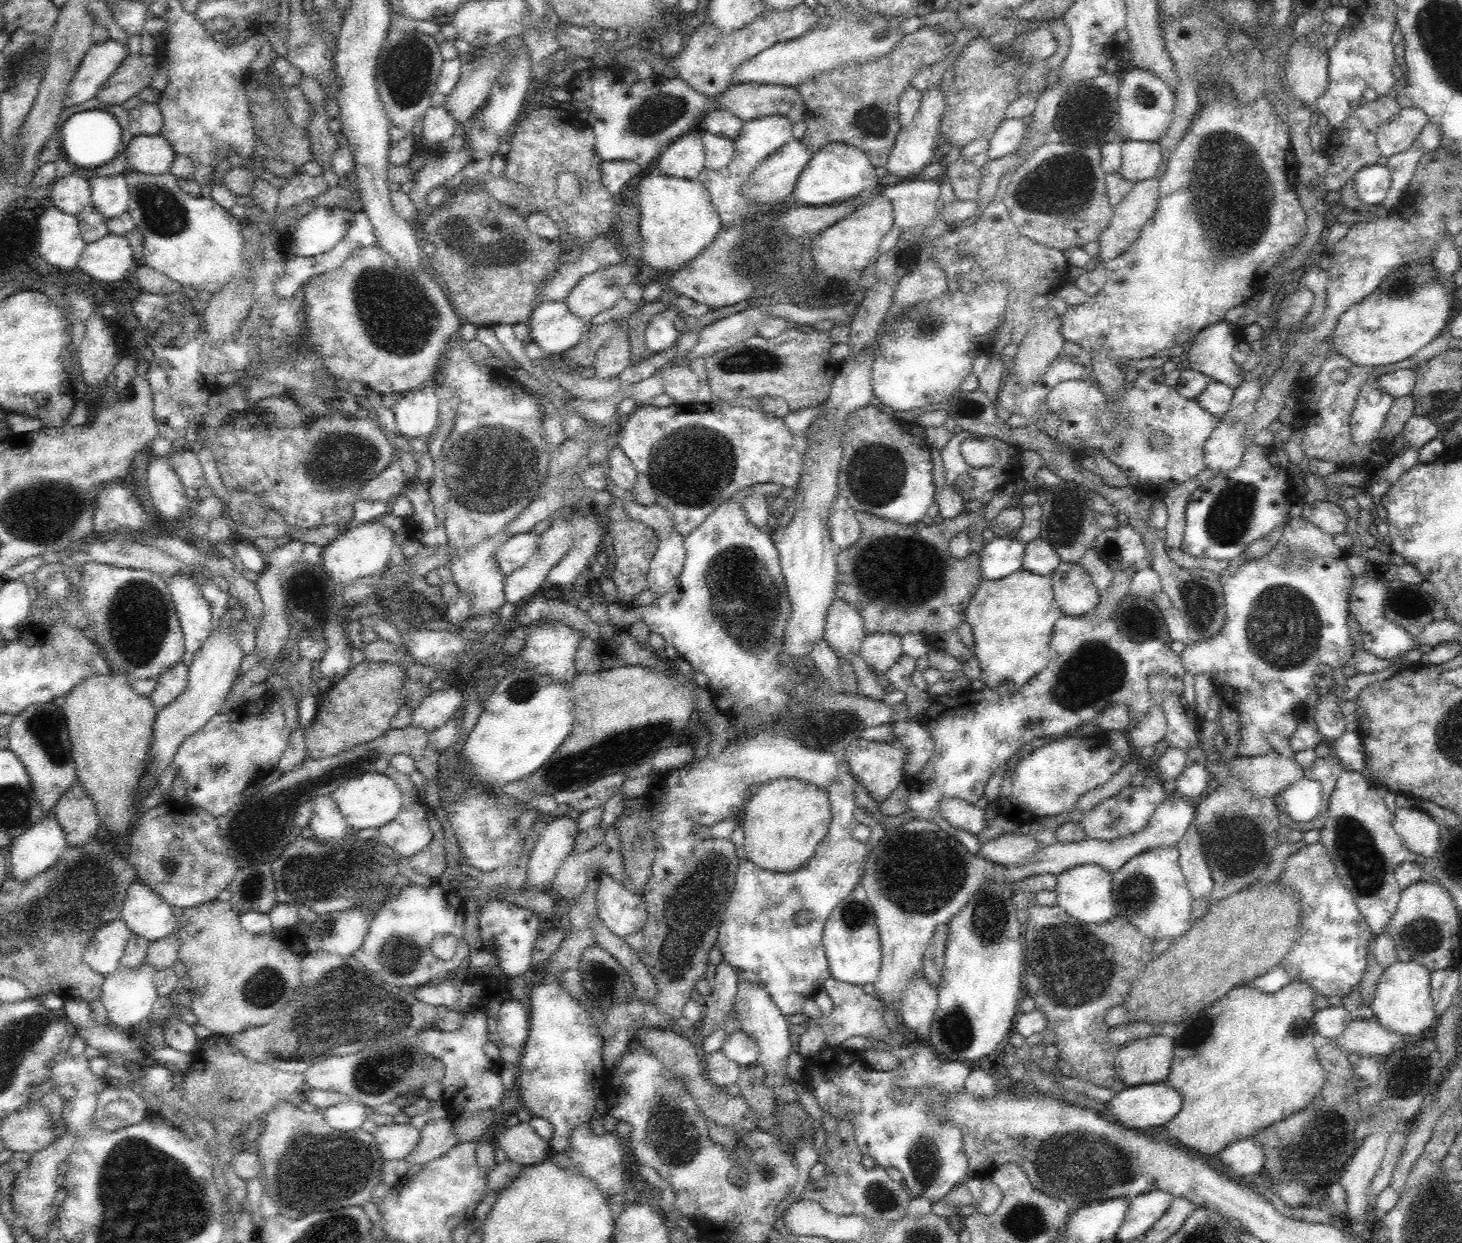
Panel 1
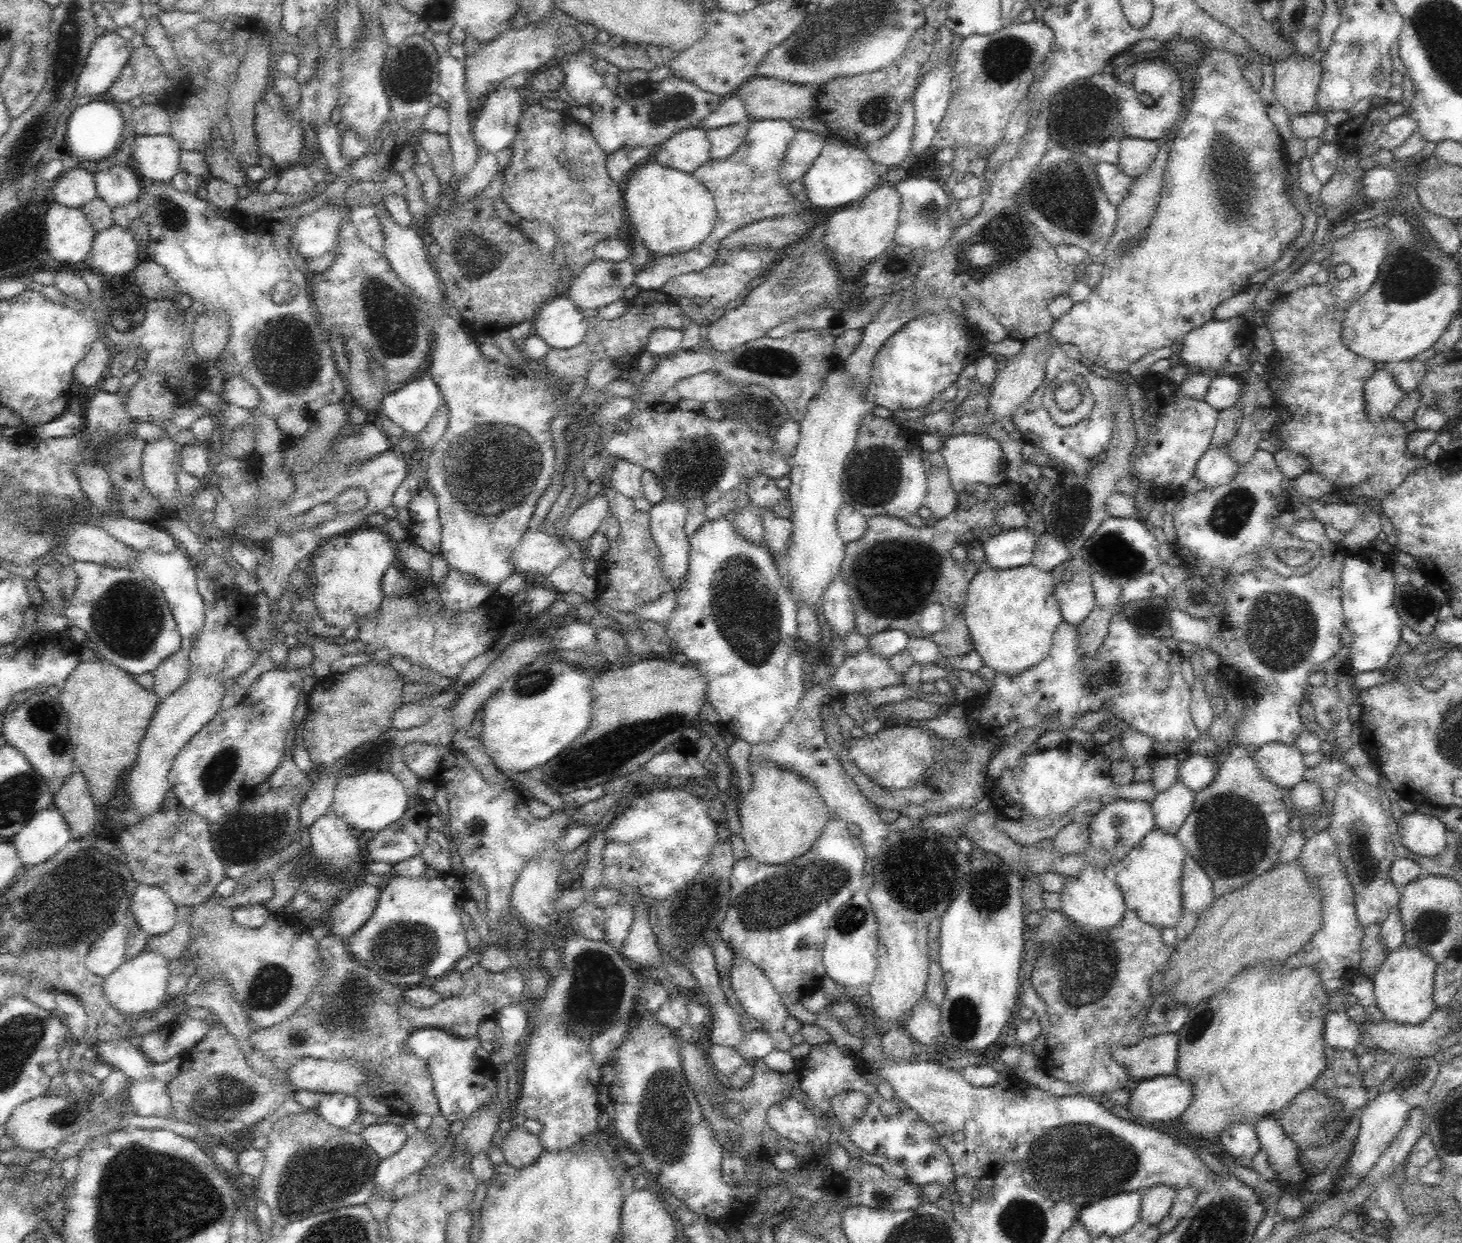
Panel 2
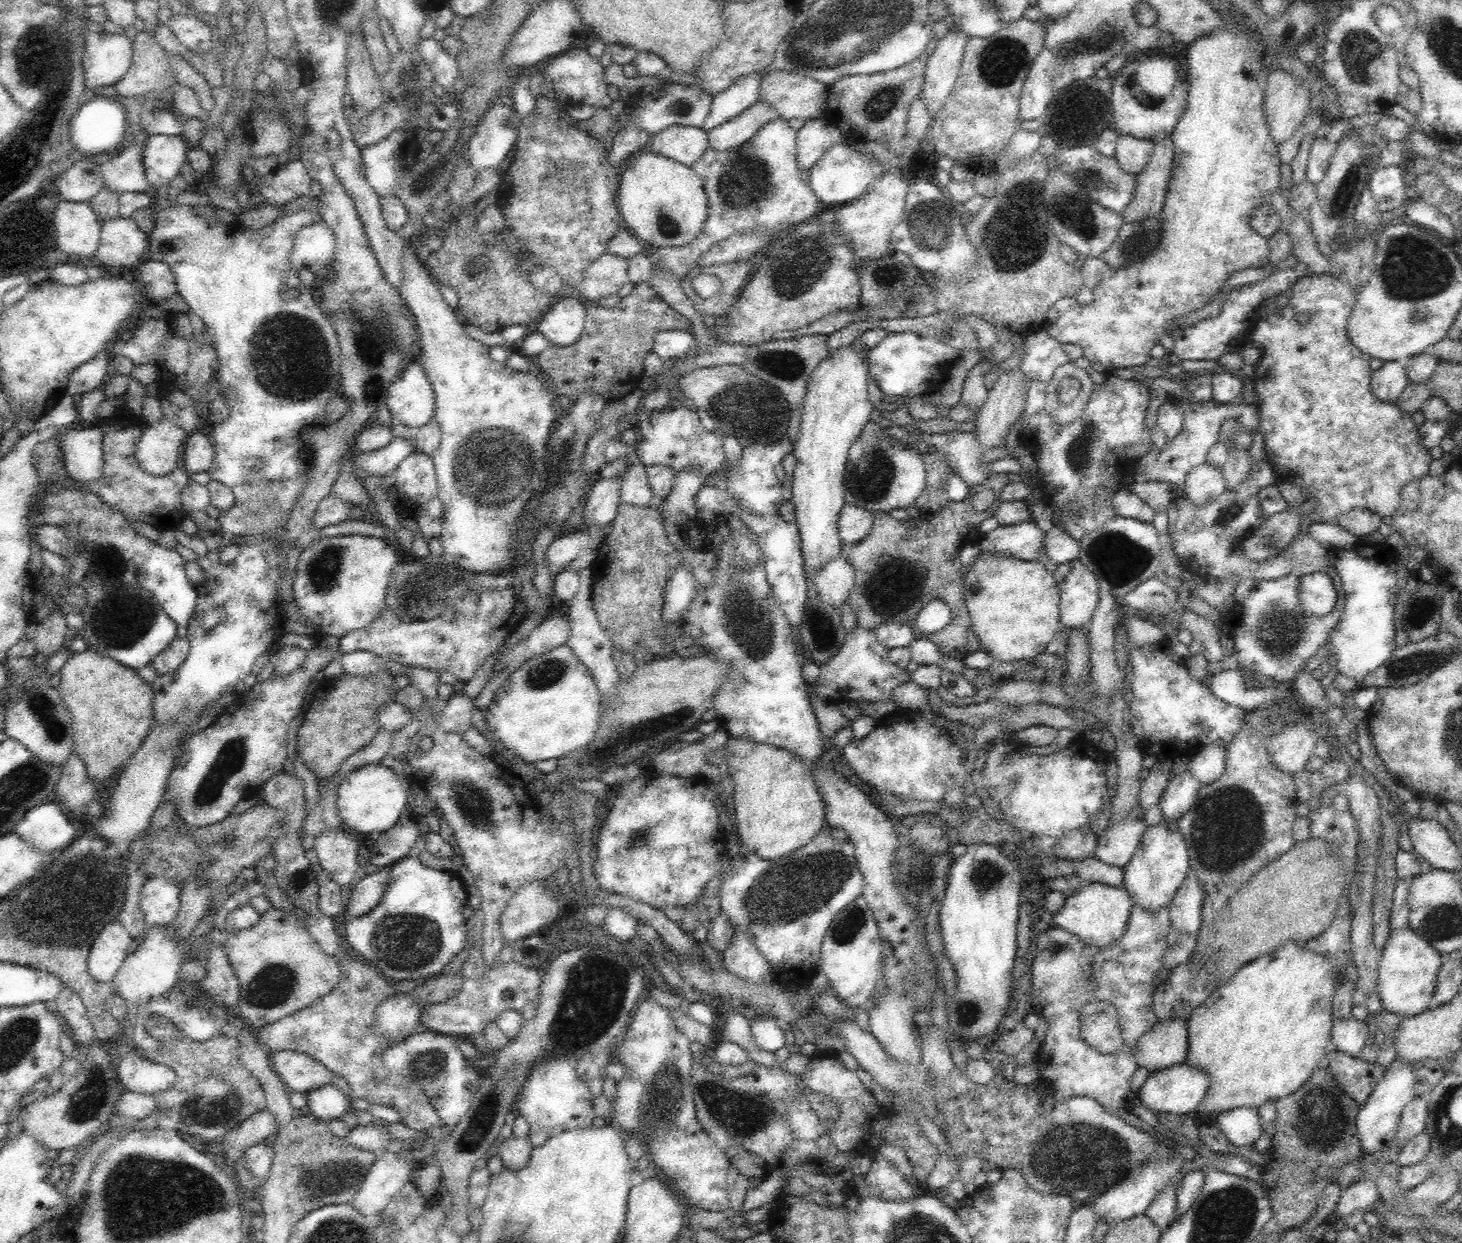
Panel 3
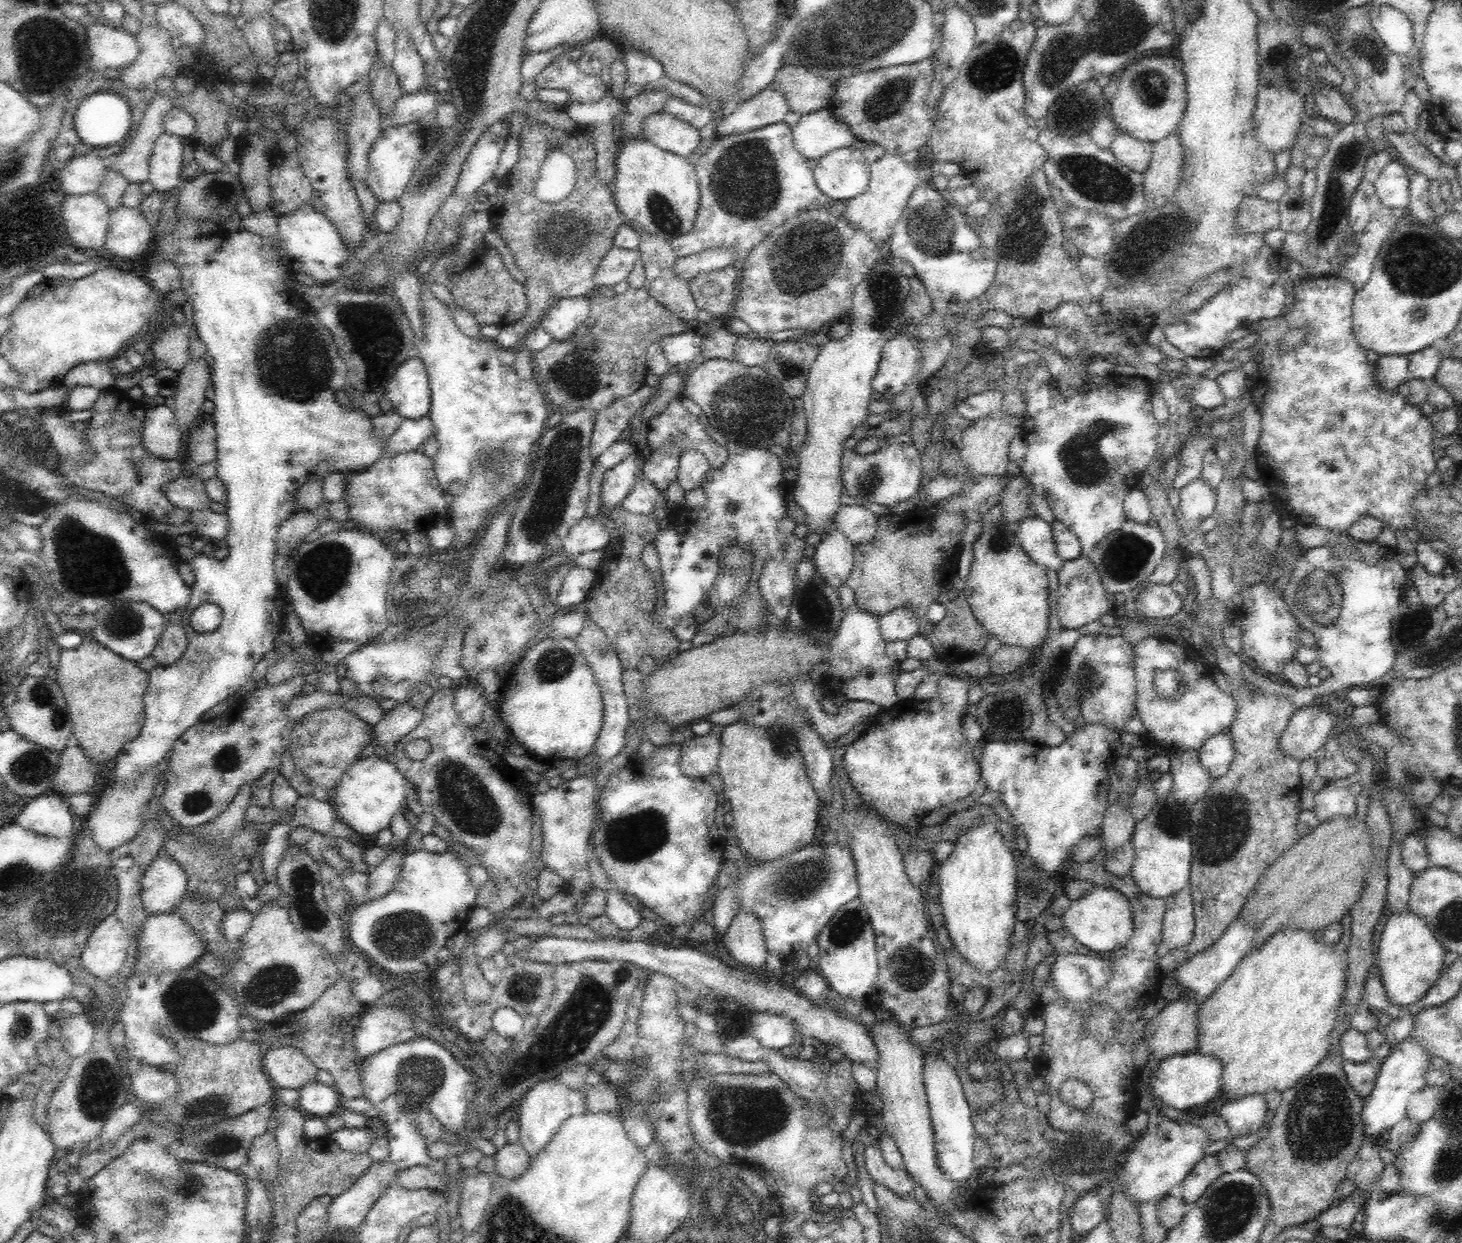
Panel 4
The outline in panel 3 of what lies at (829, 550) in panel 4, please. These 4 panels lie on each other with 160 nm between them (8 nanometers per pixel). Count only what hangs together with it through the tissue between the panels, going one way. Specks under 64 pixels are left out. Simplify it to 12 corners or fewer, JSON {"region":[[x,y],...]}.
{"region":[[842,553],[824,564],[813,583],[841,612],[855,583]]}

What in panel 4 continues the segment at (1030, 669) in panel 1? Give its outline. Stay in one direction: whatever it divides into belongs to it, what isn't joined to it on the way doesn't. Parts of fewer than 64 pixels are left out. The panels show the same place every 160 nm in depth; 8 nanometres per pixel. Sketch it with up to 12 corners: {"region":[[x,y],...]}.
{"region":[[1016,523],[983,524],[964,589],[1002,644],[1033,649],[1050,618],[1047,568]]}

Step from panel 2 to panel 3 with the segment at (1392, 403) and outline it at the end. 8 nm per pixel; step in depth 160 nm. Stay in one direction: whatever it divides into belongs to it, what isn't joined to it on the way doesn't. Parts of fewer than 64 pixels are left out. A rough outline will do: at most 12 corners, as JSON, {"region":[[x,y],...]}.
{"region":[[1403,362],[1371,374],[1376,399],[1394,403],[1409,383]]}

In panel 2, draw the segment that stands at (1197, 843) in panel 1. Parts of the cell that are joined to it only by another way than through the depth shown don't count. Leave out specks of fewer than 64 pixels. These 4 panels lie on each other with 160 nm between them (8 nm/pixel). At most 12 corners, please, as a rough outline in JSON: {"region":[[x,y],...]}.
{"region":[[1188,853],[1184,910],[1198,915],[1215,899],[1211,877]]}

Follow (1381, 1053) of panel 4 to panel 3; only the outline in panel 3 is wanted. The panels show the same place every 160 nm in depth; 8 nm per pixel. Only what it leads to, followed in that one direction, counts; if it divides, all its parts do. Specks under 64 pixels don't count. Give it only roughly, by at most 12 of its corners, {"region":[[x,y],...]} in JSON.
{"region":[[1332,1048],[1324,1063],[1360,1106],[1387,1071]]}

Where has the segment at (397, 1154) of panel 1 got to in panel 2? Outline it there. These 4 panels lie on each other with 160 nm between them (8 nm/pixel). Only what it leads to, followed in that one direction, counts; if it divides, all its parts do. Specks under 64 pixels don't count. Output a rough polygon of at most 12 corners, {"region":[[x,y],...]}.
{"region":[[375,1122],[361,1137],[381,1159],[409,1137],[402,1125]]}

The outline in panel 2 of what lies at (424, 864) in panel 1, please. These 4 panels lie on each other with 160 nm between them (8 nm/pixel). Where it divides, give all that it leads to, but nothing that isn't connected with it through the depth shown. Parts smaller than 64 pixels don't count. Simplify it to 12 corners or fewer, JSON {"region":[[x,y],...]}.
{"region":[[430,829],[420,854],[430,873],[451,873],[452,843]]}

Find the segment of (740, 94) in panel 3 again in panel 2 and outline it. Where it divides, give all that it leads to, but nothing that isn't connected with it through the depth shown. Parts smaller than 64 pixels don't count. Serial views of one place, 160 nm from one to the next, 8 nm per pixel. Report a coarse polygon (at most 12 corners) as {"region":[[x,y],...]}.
{"region":[[738,93],[727,95],[701,122],[705,131],[748,120]]}

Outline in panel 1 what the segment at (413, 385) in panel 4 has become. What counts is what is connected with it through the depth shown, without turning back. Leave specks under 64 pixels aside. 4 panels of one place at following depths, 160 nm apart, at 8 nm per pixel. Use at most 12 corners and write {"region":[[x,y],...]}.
{"region":[[432,386],[400,398],[397,434],[429,440],[438,430]]}

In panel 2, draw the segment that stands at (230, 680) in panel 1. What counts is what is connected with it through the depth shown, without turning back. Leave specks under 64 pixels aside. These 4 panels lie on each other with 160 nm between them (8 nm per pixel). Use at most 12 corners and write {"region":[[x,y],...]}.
{"region":[[190,668],[160,700],[124,778],[128,808],[163,806],[180,750],[222,706],[224,680]]}

